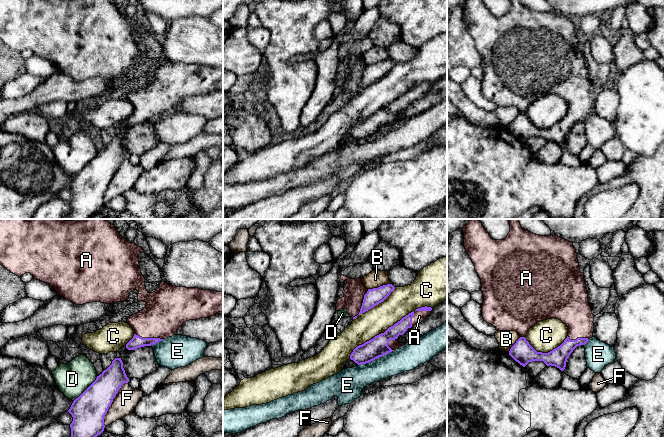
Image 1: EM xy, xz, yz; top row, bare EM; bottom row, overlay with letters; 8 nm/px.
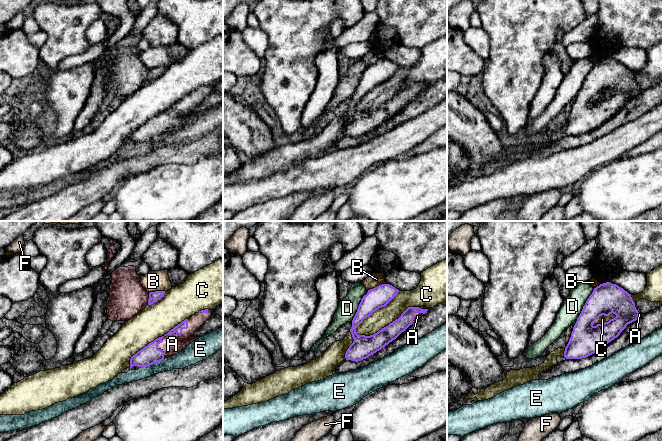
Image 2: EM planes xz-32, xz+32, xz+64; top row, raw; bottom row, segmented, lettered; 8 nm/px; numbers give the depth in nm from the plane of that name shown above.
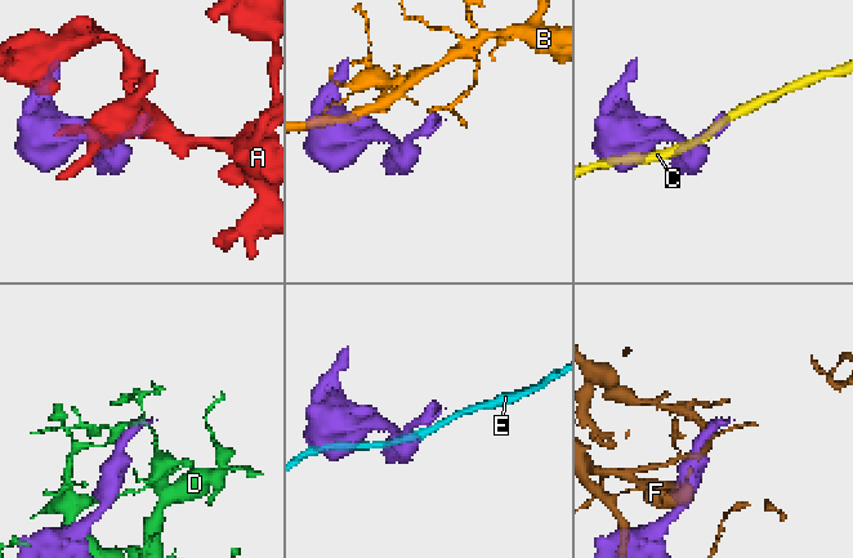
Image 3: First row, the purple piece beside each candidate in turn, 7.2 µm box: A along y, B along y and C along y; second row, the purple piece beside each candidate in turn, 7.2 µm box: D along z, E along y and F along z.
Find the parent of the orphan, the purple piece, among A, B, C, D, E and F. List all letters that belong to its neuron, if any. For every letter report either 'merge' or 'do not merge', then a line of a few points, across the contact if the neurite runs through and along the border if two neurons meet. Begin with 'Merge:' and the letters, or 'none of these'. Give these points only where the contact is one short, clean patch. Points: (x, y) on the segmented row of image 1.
Merge: A
A: merge
B: do not merge; line xz (390, 283), (368, 289)
C: do not merge
D: do not merge
E: do not merge; line xz (393, 350), (358, 365)
F: do not merge

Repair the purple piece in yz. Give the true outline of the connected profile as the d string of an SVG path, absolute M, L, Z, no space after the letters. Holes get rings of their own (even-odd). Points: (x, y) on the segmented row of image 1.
M470 219L462 228L464 247L470 256L475 271L481 279L481 291L484 300L482 317L498 331L516 331L520 338L511 347L509 355L525 367L532 361L543 361L547 366L555 366L563 371L567 359L573 350L585 345L593 337L594 315L588 301L584 273L580 272L577 253L573 243L558 236L540 236L523 229L518 219L508 219L510 232L503 240L493 240L477 219ZM556 318L568 327L568 336L564 342L548 353L537 352L526 340L530 328L540 321Z

